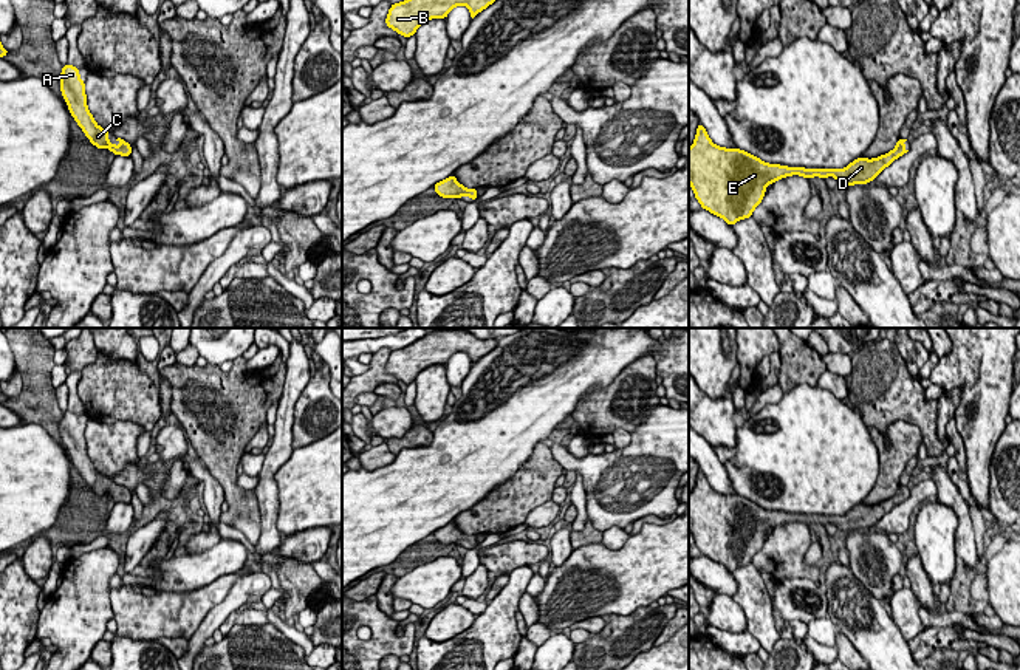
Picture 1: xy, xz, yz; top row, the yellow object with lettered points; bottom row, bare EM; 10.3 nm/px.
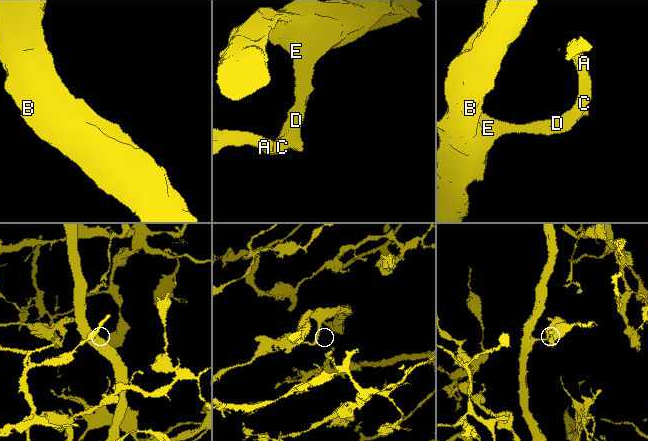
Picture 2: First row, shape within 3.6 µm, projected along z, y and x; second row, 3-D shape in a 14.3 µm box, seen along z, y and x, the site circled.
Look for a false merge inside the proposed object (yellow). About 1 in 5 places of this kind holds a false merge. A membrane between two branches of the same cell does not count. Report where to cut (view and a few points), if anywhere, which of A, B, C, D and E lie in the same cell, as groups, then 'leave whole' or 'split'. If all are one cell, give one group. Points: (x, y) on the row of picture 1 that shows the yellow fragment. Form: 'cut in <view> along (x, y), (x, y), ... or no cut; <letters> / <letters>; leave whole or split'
no cut; A B C D E; leave whole

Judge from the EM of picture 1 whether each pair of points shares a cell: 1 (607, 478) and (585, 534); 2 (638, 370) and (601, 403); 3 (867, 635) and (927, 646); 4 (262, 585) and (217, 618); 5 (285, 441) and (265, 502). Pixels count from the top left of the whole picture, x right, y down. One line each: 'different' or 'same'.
1: different
2: same
3: different
4: same
5: same

